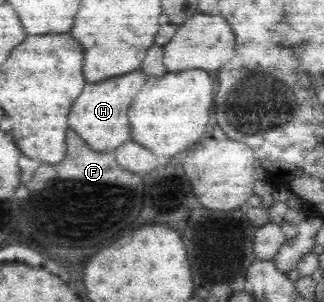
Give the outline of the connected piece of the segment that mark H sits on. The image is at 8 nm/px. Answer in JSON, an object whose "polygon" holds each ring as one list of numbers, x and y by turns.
{"polygon":[[136,70,119,76,108,78,100,83,86,85,82,95,76,99,68,123,70,129,74,129,94,151,106,152,106,149,116,149,124,141,130,139,130,127,128,127,128,107,146,83,146,74,143,71]]}

